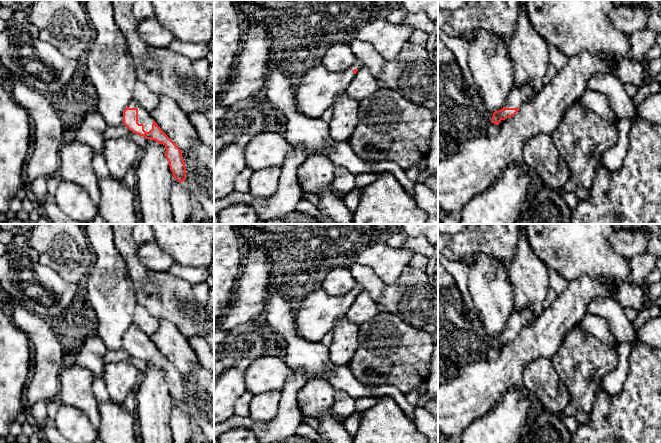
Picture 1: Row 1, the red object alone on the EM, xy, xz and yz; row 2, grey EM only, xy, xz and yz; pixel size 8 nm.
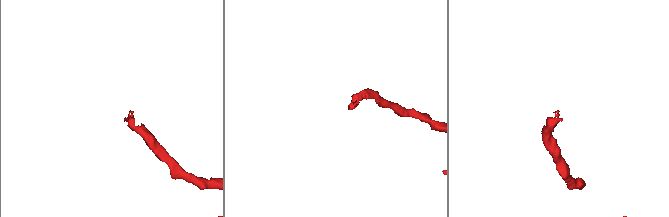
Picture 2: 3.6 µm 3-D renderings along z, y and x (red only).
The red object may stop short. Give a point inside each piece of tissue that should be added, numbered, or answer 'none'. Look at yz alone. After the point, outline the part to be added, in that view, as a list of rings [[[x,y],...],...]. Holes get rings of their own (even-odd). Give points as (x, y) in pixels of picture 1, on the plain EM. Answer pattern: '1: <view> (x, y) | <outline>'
1: yz (518, 319) | [[[528,308],[523,311],[514,310],[506,324],[506,332],[520,332],[529,319],[533,316],[532,309]]]

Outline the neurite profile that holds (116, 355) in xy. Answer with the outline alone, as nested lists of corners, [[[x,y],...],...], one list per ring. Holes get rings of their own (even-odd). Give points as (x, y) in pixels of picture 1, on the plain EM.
[[[121,348],[119,350],[113,350],[113,351],[107,350],[104,357],[105,364],[111,362],[118,362],[120,360],[125,360],[125,359],[130,360],[138,369],[139,380],[143,379],[146,372],[146,366],[147,366],[146,362],[136,357],[133,357],[124,348]]]

